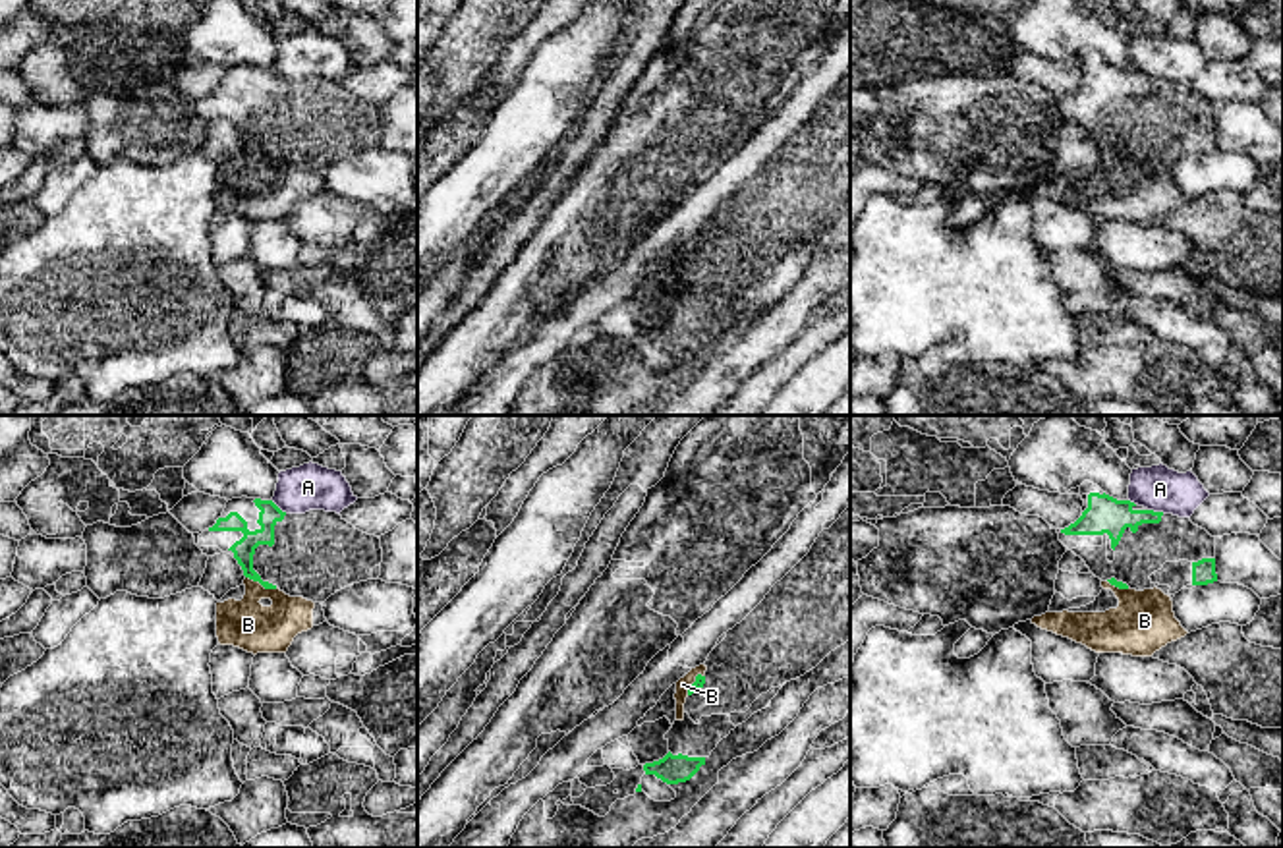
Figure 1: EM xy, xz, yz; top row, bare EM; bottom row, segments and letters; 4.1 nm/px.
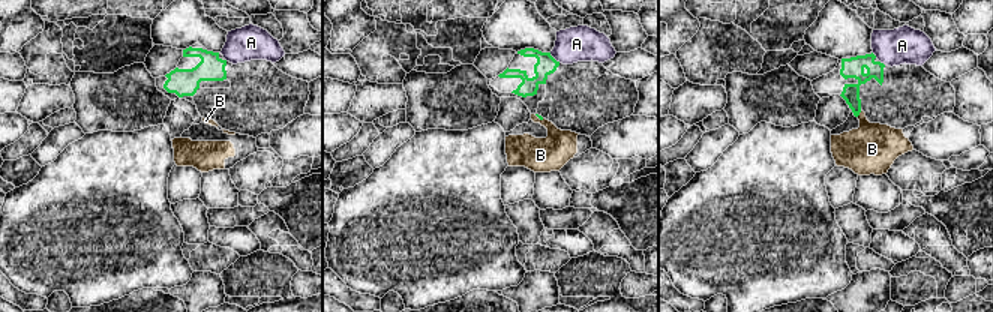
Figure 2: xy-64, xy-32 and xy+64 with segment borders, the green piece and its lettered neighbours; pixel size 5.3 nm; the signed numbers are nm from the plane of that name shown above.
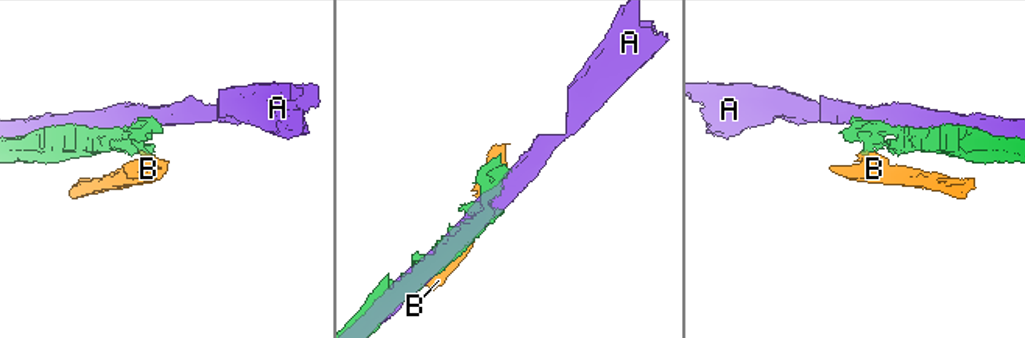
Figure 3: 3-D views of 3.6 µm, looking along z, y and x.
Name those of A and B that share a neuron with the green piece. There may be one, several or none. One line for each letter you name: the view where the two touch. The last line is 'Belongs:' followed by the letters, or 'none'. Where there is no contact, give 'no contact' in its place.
Belongs: none

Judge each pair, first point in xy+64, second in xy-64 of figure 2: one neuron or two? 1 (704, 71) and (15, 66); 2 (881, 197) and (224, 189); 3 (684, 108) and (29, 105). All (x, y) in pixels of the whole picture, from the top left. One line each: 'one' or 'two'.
1: two
2: one
3: one

